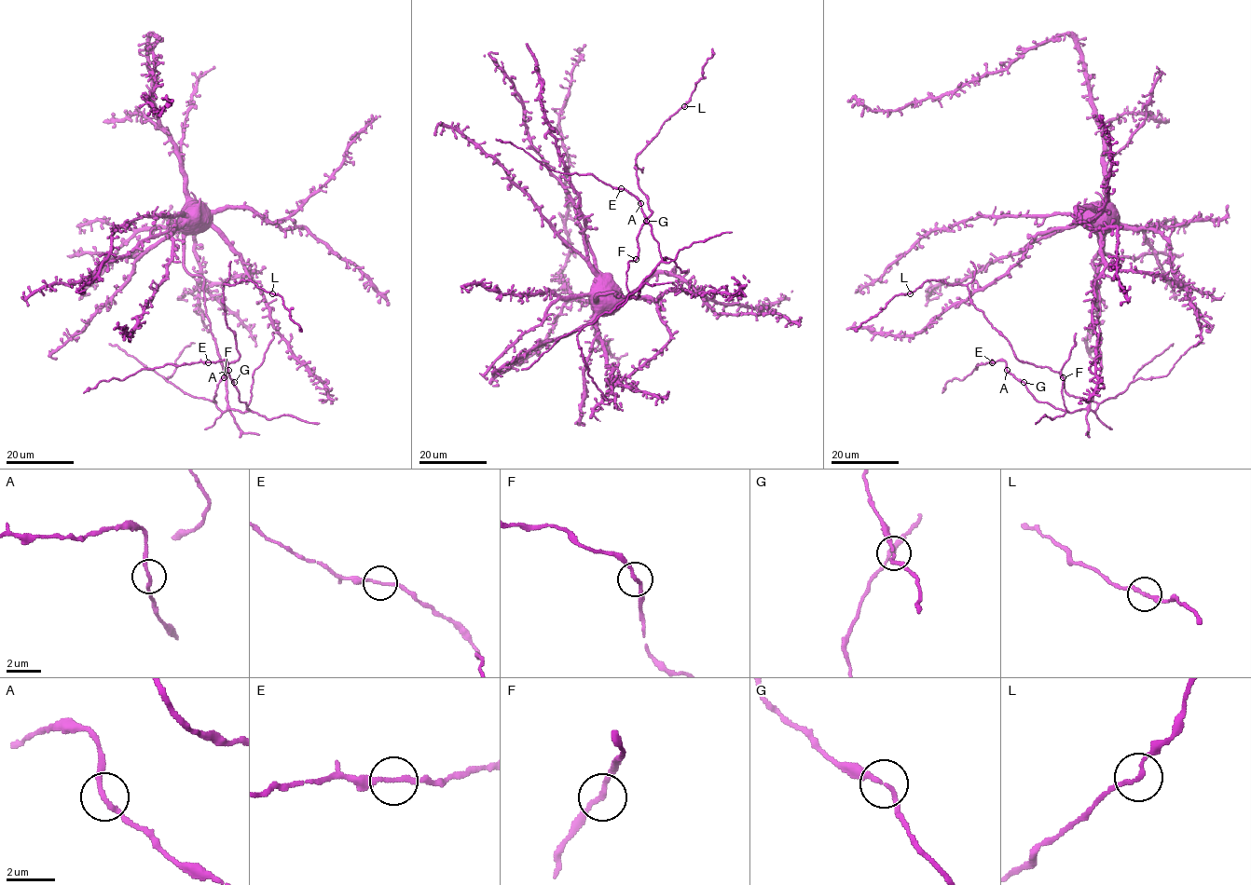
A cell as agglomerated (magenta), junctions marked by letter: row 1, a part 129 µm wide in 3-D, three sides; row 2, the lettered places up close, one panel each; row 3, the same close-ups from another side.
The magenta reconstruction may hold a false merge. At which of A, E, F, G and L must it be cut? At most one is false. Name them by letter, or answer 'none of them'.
none of them

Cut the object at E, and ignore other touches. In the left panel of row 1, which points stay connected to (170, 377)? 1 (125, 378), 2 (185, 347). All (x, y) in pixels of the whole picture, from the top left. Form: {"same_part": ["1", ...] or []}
{"same_part": ["2"]}

